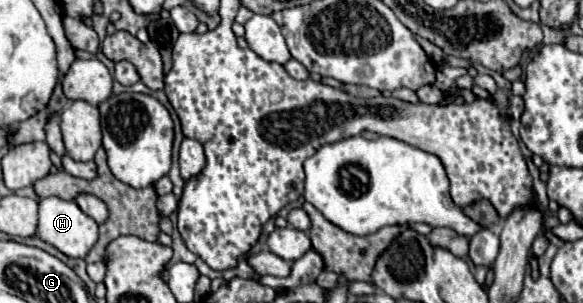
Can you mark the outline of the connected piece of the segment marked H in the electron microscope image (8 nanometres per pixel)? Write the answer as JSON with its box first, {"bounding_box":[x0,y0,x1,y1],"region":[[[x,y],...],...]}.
{"bounding_box":[38,198,98,258],"region":[[[42,198],[38,208],[38,236],[58,248],[62,254],[70,258],[84,258],[92,246],[98,242],[98,224],[84,214],[74,200],[60,200],[60,198]]]}

